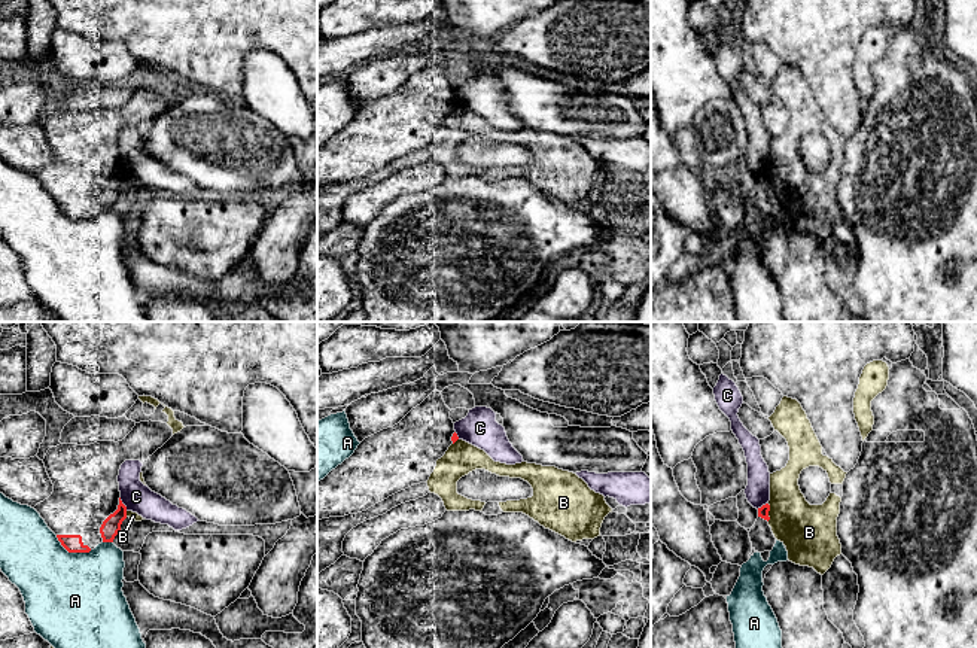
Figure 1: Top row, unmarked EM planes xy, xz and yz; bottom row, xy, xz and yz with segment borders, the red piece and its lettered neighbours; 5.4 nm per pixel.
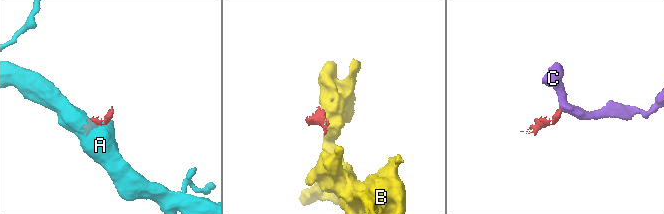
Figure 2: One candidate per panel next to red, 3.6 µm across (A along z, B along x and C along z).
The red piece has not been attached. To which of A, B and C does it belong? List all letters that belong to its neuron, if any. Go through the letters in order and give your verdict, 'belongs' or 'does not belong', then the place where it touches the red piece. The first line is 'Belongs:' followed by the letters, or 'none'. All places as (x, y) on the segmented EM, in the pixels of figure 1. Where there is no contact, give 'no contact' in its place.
Belongs: none
A: does not belong; meets red in xy at (72, 551)
B: does not belong; meets red in yz at (767, 513)
C: does not belong; meets red in xy at (122, 504)

